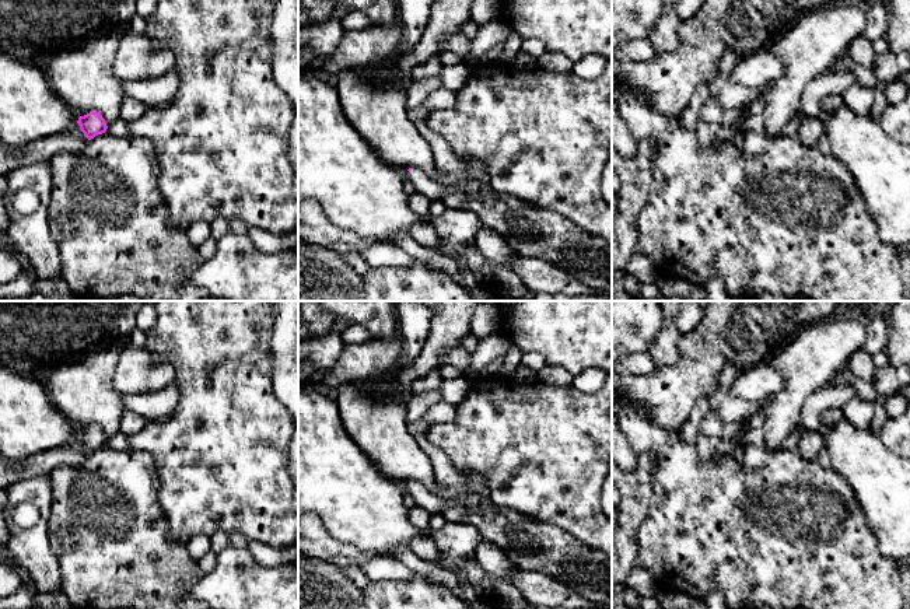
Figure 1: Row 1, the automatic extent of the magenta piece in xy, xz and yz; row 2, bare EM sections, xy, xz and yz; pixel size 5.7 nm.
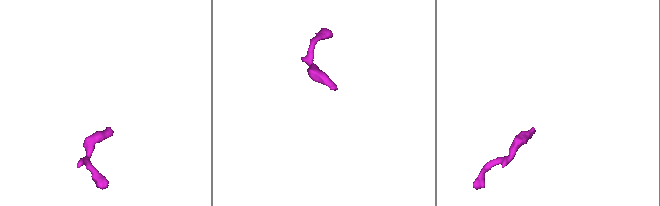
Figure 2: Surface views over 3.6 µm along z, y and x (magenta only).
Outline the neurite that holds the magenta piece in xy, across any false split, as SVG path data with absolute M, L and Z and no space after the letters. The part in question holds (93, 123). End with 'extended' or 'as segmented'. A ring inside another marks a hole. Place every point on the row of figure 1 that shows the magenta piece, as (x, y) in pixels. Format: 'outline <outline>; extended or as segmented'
outline M90 112L84 116L80 116L77 123L80 125L81 132L88 140L105 133L108 129L105 119L98 112Z; as segmented

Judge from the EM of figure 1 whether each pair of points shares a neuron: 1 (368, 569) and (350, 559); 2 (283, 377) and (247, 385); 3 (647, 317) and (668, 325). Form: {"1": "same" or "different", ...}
{"1": "different", "2": "different", "3": "different"}

